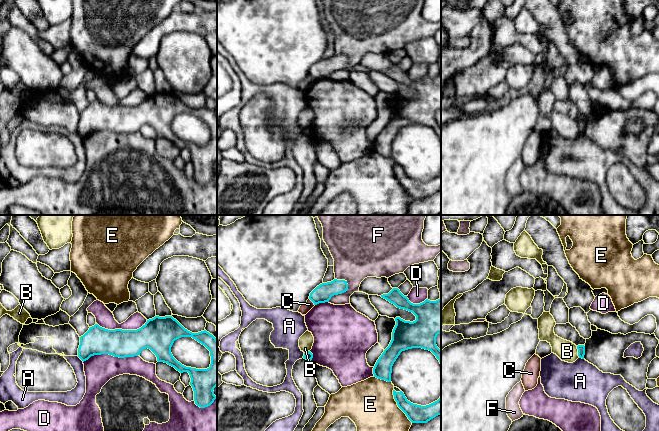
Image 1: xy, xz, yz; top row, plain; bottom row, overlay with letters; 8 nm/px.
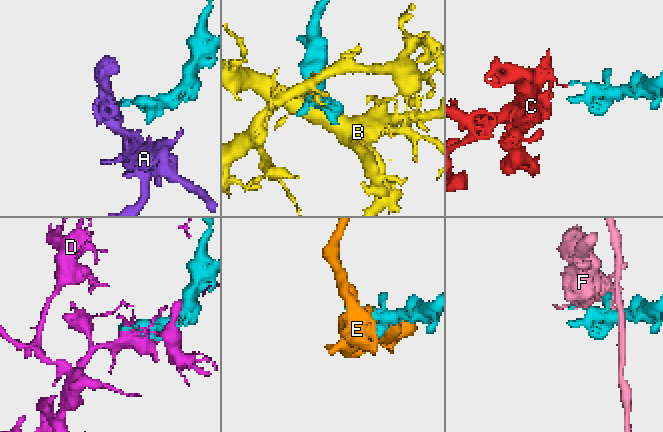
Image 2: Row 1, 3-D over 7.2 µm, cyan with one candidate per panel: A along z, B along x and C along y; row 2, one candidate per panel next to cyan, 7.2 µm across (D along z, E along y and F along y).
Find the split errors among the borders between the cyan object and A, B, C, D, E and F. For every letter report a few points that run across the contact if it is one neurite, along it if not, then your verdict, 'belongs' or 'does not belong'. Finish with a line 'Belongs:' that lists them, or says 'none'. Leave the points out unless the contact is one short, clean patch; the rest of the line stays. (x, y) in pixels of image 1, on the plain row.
A: line xy (77, 132), (83, 137); does not belong
B: does not belong
C: line xz (309, 74), (314, 81); does not belong
D: does not belong
E: does not belong
F: line xz (346, 56), (347, 65), (341, 69), (334, 70), (328, 77); does not belong
Belongs: none

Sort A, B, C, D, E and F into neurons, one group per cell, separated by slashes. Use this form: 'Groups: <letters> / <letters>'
Groups: A / B / C / D / E / F

